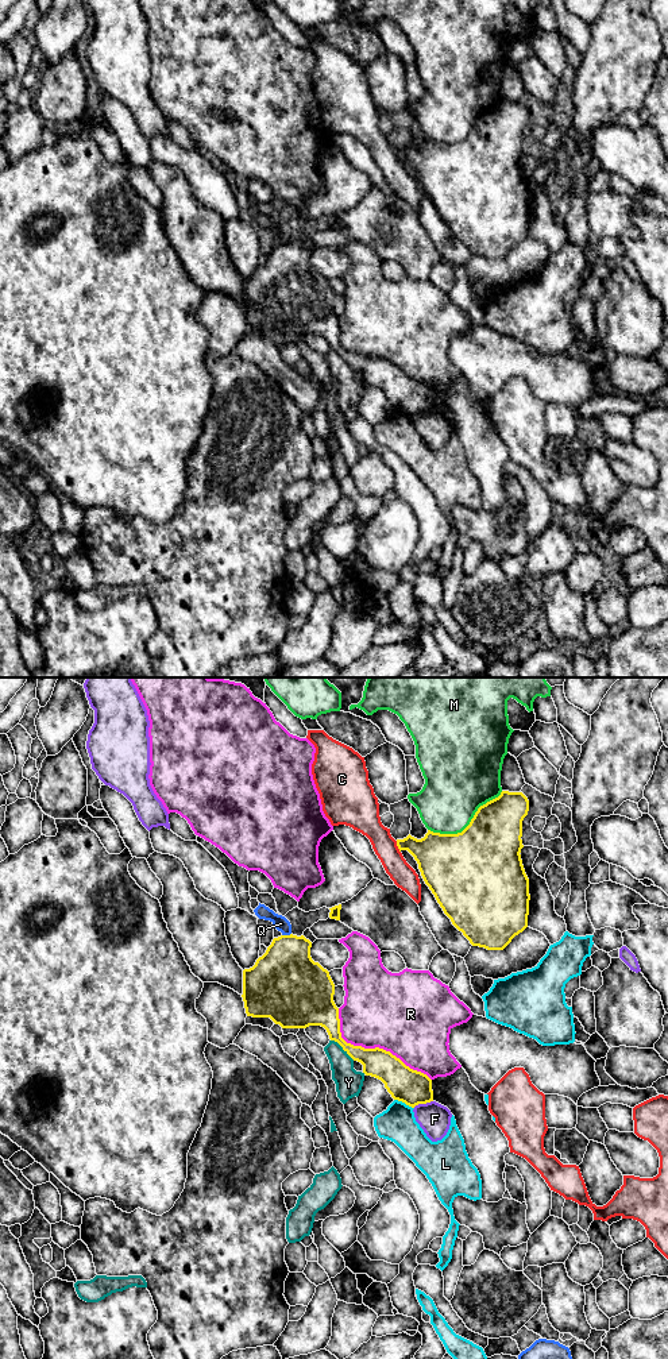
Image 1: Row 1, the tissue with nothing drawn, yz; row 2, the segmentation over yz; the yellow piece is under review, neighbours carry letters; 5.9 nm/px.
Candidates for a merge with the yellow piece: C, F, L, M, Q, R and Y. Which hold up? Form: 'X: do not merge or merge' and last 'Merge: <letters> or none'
C: do not merge
F: do not merge
L: do not merge
M: do not merge
Q: do not merge
R: do not merge
Y: do not merge
Merge: none

